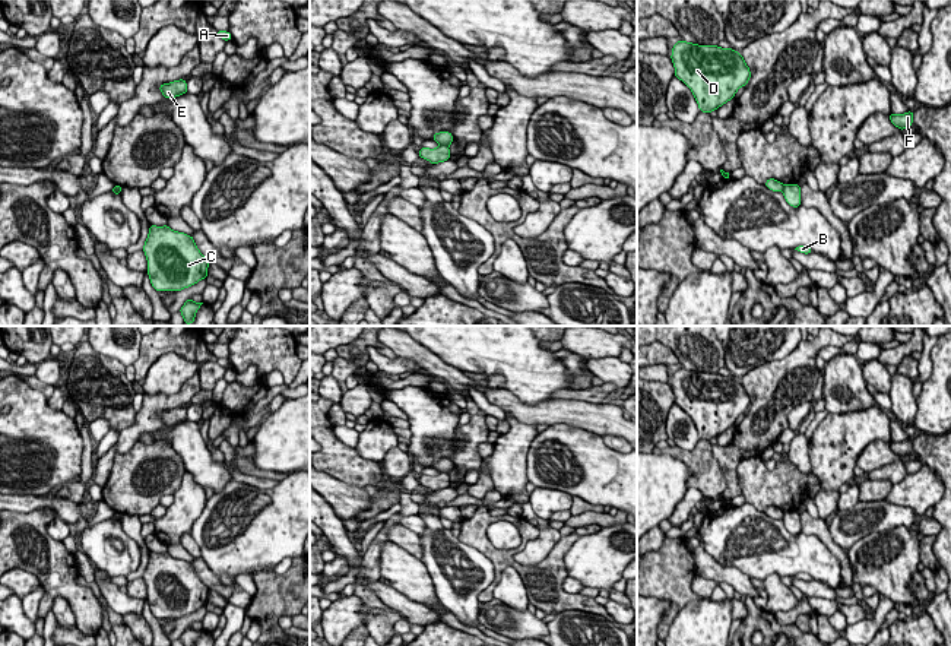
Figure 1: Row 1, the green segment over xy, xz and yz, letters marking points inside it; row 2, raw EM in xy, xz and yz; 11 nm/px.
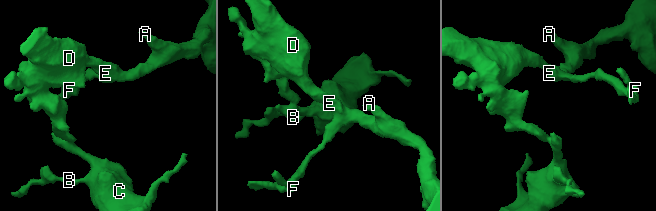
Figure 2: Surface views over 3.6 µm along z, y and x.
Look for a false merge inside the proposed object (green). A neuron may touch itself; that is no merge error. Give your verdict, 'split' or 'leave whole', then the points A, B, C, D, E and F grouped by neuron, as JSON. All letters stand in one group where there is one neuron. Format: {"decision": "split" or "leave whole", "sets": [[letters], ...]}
{"decision": "split", "sets": [["A", "D", "E", "F"], ["B", "C"]]}

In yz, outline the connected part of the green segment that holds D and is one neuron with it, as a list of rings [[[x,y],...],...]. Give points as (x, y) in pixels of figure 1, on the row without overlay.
[[[679,367],[672,376],[675,403],[694,421],[698,436],[711,440],[730,428],[751,405],[741,380]]]

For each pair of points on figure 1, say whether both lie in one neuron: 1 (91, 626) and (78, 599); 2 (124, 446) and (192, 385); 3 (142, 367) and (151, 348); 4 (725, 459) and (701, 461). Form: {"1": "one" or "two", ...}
{"1": "one", "2": "one", "3": "one", "4": "two"}

